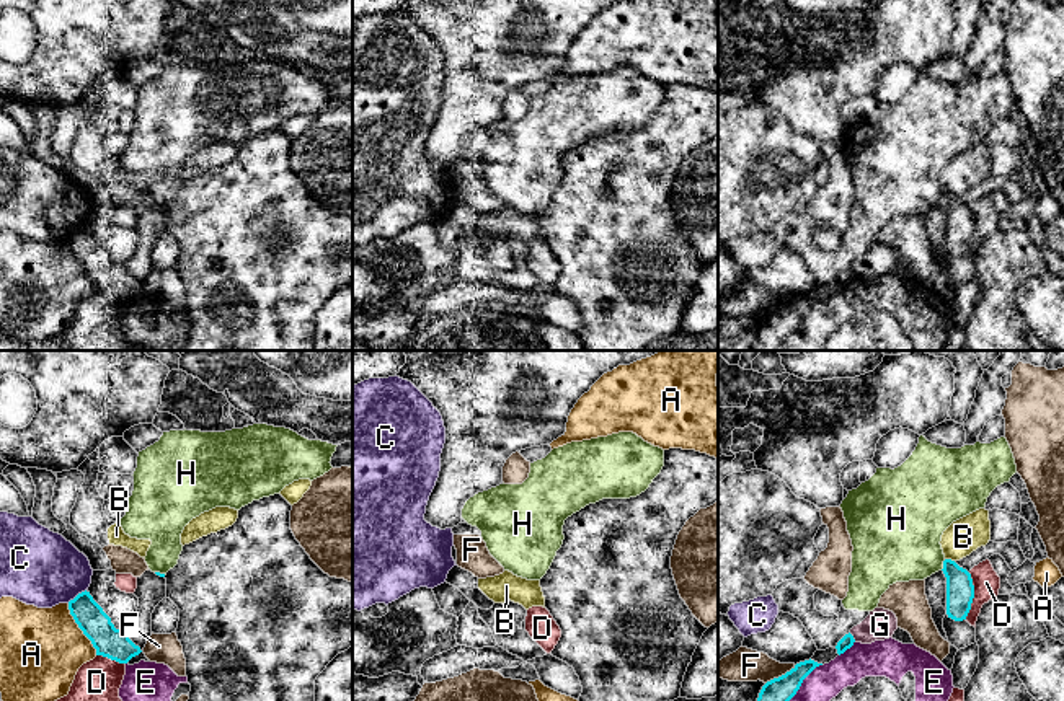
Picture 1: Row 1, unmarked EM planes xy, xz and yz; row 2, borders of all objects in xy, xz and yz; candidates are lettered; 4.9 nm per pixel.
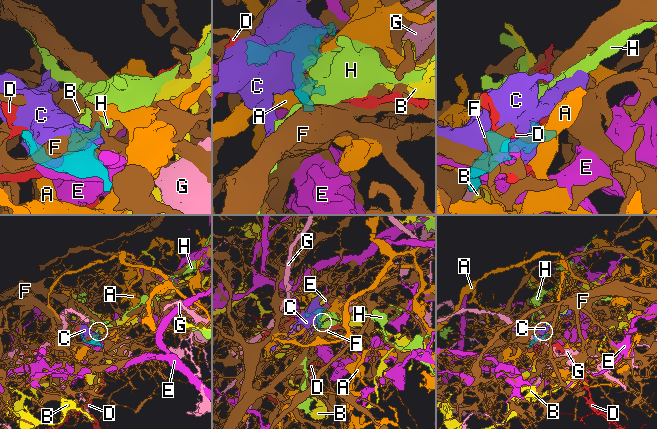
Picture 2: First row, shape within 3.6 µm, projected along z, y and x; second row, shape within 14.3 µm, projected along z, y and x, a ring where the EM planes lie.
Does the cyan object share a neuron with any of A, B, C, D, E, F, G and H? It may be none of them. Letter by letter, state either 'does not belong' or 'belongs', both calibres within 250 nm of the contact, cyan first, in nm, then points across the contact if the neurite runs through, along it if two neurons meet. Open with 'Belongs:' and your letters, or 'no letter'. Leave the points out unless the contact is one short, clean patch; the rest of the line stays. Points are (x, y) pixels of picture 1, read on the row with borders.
Belongs: no letter
A: does not belong | 150/420 nm
B: does not belong | 140/170 nm | along yz (945, 558), (953, 561)
C: does not belong | 150/380 nm
D: does not belong | 140/130 nm
E: does not belong | 120/170 nm
F: does not belong | 120/160 nm
G: does not belong | 70/150 nm
H: does not belong | 140/400 nm

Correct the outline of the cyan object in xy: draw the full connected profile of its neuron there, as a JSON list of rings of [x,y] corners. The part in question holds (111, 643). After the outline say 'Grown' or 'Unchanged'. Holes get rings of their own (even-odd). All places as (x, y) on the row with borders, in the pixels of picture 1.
[[[85,590],[70,600],[69,610],[78,628],[91,641],[96,655],[127,664],[142,652],[140,647],[129,639],[126,631],[114,628],[111,618],[93,600],[90,592]]]. Unchanged

